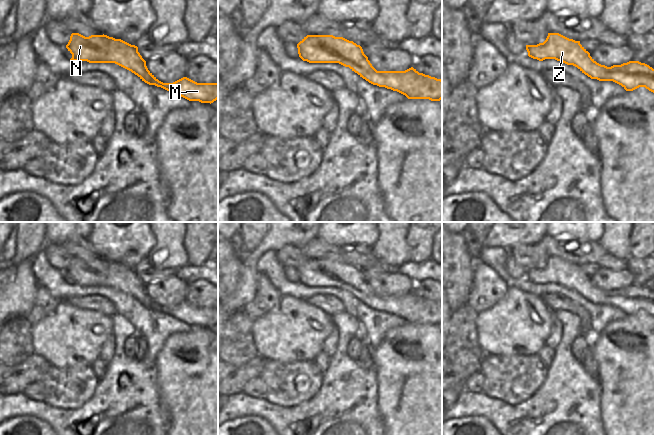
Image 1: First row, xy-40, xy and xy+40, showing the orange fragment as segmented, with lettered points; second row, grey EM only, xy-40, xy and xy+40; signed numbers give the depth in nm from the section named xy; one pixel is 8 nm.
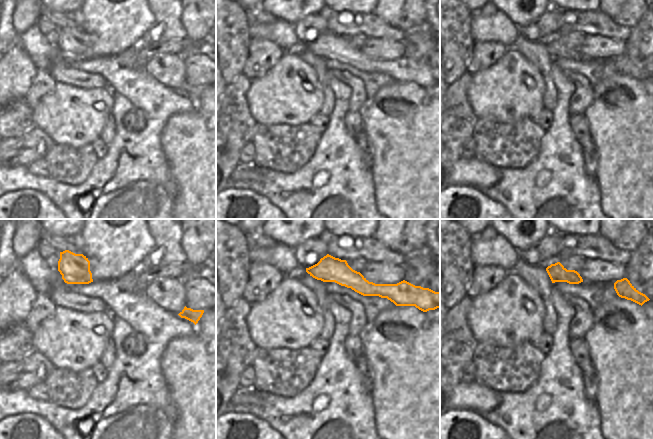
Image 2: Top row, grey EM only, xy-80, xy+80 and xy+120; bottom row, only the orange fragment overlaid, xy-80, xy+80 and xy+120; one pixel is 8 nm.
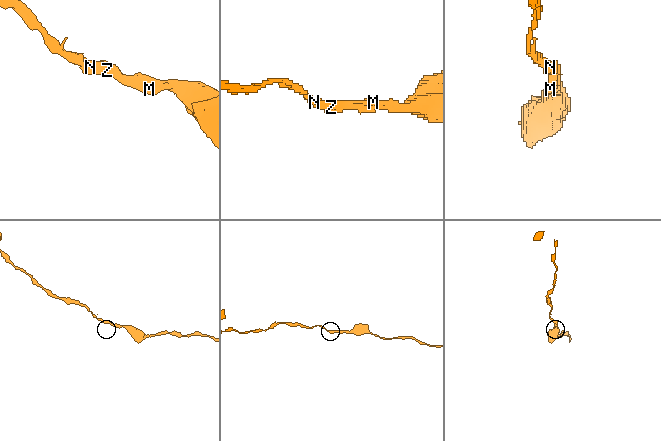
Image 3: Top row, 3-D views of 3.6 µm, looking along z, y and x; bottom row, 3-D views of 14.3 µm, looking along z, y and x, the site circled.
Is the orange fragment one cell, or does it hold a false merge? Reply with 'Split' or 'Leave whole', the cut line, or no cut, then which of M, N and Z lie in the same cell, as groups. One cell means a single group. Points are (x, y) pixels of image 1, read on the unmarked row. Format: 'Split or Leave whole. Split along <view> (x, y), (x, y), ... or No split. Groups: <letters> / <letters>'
Leave whole. No split. Groups: M N Z

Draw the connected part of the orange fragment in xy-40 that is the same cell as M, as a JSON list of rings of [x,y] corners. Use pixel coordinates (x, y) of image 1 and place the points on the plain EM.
[[[72,257],[66,272],[72,278],[71,285],[115,287],[131,295],[145,307],[171,315],[189,325],[211,328],[218,323],[218,307],[197,307],[187,301],[173,307],[159,305],[148,294],[138,271],[121,263],[104,258],[85,261]]]

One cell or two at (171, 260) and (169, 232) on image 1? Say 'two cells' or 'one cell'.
one cell

